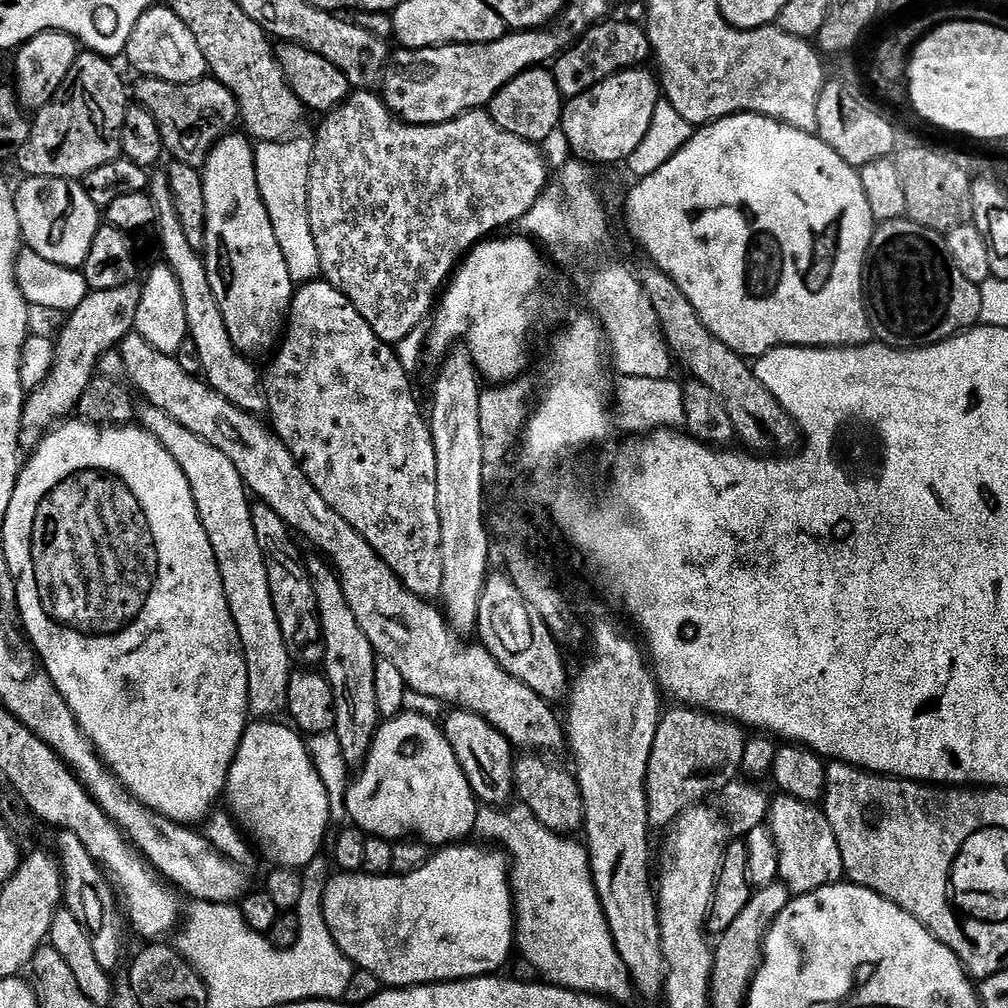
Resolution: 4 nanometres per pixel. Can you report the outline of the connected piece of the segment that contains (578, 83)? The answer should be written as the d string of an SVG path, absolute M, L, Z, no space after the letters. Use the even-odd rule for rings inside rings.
M627 18L612 19L605 19L589 28L571 48L564 49L556 57L550 71L561 97L577 96L614 74L625 72L627 68L638 68L649 63L652 44L648 41L647 31L639 23L633 23Z

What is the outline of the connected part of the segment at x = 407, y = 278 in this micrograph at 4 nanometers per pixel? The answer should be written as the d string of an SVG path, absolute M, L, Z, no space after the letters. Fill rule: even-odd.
M356 90L340 107L327 113L321 120L324 121L321 122L316 136L314 135L312 145L313 162L308 183L308 209L310 226L314 230L314 242L318 246L320 255L322 276L342 294L346 294L346 298L350 298L358 314L362 314L362 318L370 322L378 338L395 346L415 328L421 327L427 316L429 319L454 269L471 252L474 245L504 230L499 228L504 228L507 224L515 225L526 214L526 210L530 210L530 206L538 202L539 196L545 191L550 180L548 168L541 152L536 149L539 147L533 141L518 138L518 134L510 134L510 130L502 130L502 126L498 126L498 122L494 122L494 118L486 110L463 112L458 118L441 124L405 124L400 117L391 112L375 91Z

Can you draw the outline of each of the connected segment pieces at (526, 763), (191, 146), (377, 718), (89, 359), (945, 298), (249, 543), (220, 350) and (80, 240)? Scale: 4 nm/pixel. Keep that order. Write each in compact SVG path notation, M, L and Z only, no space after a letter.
M524 754L515 761L514 778L516 779L515 795L519 803L527 806L534 813L534 818L546 826L546 830L557 832L559 836L575 837L584 827L584 799L580 784L576 781L575 775L571 771L567 772L564 768L559 768L556 764L551 764L548 760L543 760L540 754Z
M153 76L137 81L136 88L134 84L135 103L154 114L154 122L158 122L158 130L162 130L164 151L175 163L203 169L214 146L229 135L241 119L236 95L214 78L189 84L175 84Z
M324 558L307 561L308 572L312 575L314 598L318 598L318 614L324 642L323 675L328 677L330 688L334 690L334 706L336 707L335 734L341 746L342 757L349 769L359 770L364 767L366 758L372 749L376 731L380 729L382 717L378 710L378 693L374 691L374 666L378 659L374 646L370 646L370 638L362 634L362 626L358 626L358 618L354 618L354 610L350 610L350 602L346 602L346 594L342 590L342 582L335 567L330 566Z
M133 282L118 290L89 291L86 302L67 317L68 320L55 337L56 357L52 372L38 390L27 393L22 410L20 447L34 450L53 428L65 423L77 411L86 386L97 375L102 355L113 351L120 341L134 331L140 302L141 285Z
M905 218L883 221L872 233L866 261L866 303L875 339L890 348L907 350L941 344L951 336L959 336L969 328L977 327L980 324L982 294L980 285L970 282L970 278L963 276L962 270L954 266L948 241L941 233Z
M144 406L138 412L139 423L154 438L158 438L174 454L174 462L182 466L186 478L190 482L190 490L194 494L194 502L198 506L198 514L202 518L202 526L206 526L206 534L210 538L210 546L214 546L216 561L222 574L222 586L226 594L226 602L230 606L230 614L234 618L234 626L238 626L238 634L242 642L242 650L246 658L248 671L248 710L256 718L276 718L288 707L290 694L290 678L294 671L292 655L286 650L286 642L282 638L282 630L278 626L278 618L274 614L274 602L270 598L270 582L266 574L266 562L260 549L258 538L254 534L252 521L252 504L250 493L244 487L238 470L234 470L234 462L222 454L210 442L206 442L198 434L190 434L186 426L174 422L162 410Z
M157 171L151 177L147 193L152 197L156 207L155 227L160 228L160 248L164 251L163 263L174 274L174 278L178 278L178 286L182 286L182 302L186 302L188 339L193 340L198 346L203 379L218 394L222 394L222 398L234 402L234 406L253 414L267 413L268 395L264 392L261 369L256 369L252 365L255 363L237 350L230 338L230 330L226 330L226 318L222 318L222 306L218 298L214 298L214 290L210 286L210 274L204 265L201 249L190 246L190 241L186 239L186 233L182 230L178 210L174 208L174 194L170 194L167 171Z
M30 176L21 181L14 195L23 243L46 258L46 262L83 269L86 254L90 254L90 242L94 242L94 234L102 223L101 209L86 198L83 183L45 176Z

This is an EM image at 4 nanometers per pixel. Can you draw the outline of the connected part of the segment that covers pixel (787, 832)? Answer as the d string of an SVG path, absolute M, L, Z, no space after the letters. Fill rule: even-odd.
M780 794L777 797L768 805L766 826L778 846L780 880L796 896L805 896L827 884L841 883L845 879L842 850L838 850L838 838L834 838L823 807L807 804L793 796Z

